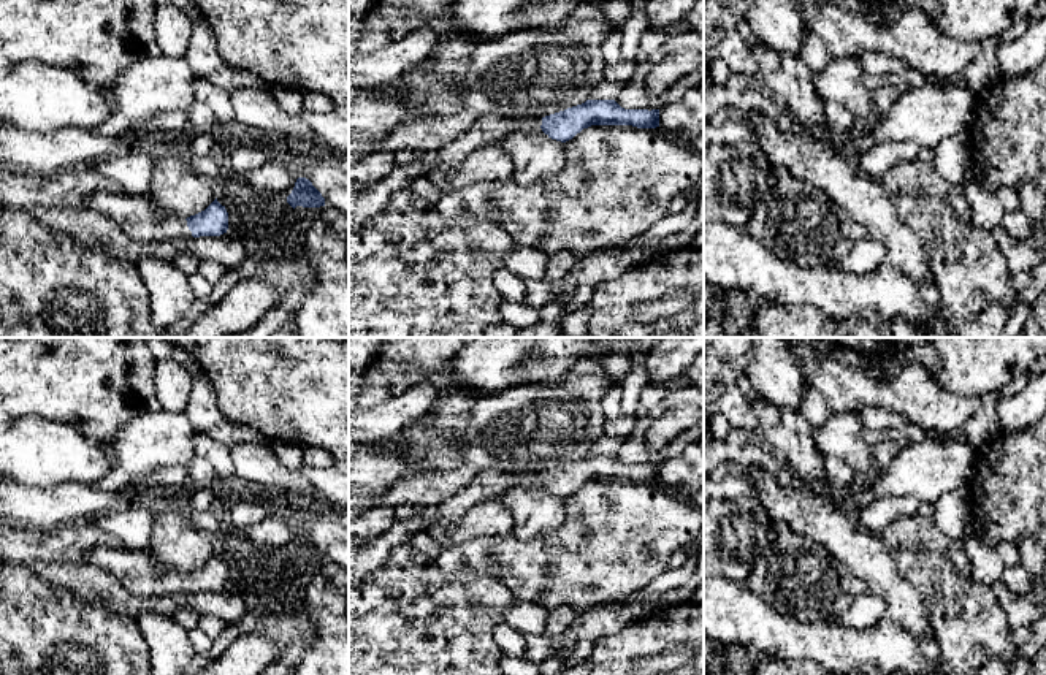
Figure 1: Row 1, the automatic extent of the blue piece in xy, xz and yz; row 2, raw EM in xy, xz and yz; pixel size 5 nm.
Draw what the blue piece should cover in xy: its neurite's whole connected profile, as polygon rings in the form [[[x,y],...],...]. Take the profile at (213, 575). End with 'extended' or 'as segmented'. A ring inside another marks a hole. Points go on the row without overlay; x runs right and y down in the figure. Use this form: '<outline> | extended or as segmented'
[[[100,543],[82,555],[82,561],[109,572],[127,593],[138,597],[163,597],[200,591],[220,591],[228,585],[228,567],[217,553],[187,574],[162,570],[146,550]]] | extended

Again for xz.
[[[586,455],[582,460],[545,472],[504,472],[482,469],[460,491],[445,501],[422,505],[417,515],[396,518],[382,534],[369,540],[349,537],[349,578],[358,570],[361,577],[379,569],[390,553],[409,539],[437,523],[455,523],[482,501],[502,498],[510,488],[542,488],[566,498],[591,480],[659,482],[659,464],[624,464],[615,455]]] | extended

